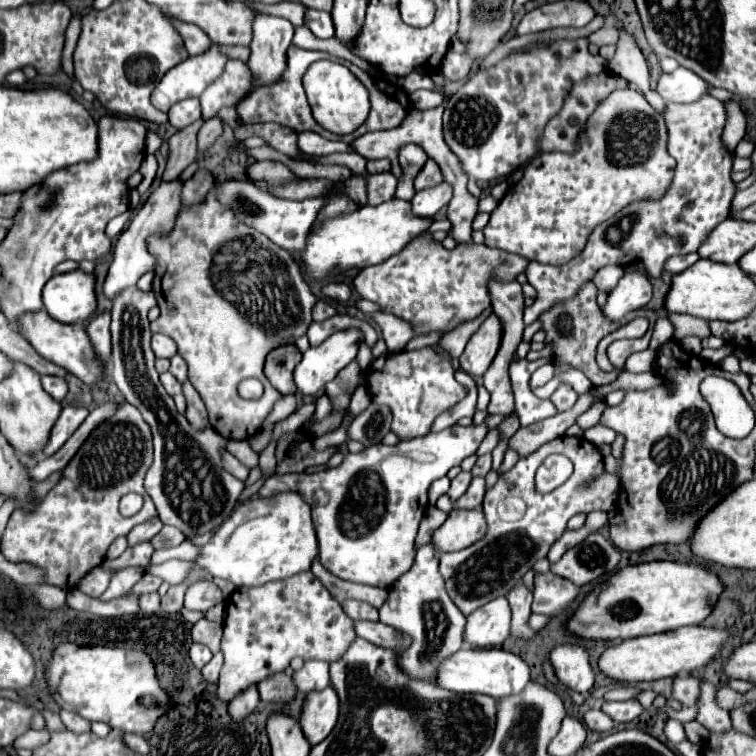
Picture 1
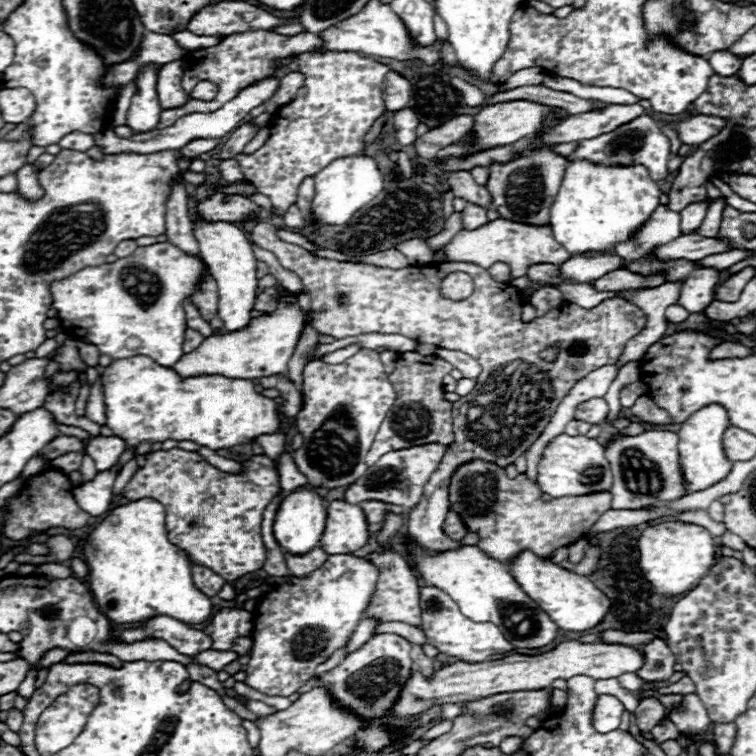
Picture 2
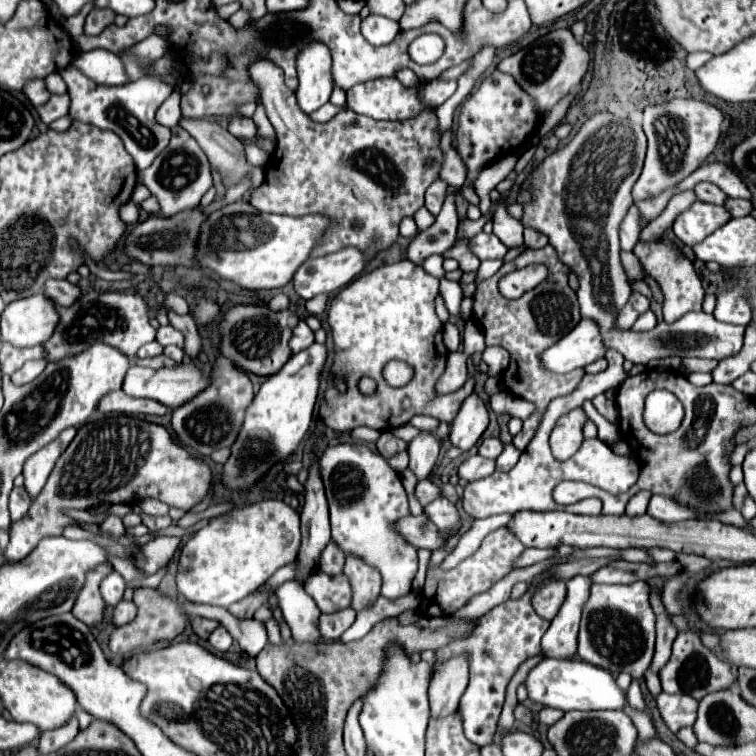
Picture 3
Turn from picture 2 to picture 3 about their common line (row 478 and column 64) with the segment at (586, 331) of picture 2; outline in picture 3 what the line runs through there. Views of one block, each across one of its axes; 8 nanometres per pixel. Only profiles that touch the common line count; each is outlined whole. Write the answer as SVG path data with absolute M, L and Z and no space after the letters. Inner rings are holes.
M66 428L52 444L44 446L40 452L32 454L24 464L24 488L32 498L36 498L50 476L50 468L54 468L58 456L66 450L66 446L76 436L76 428Z

